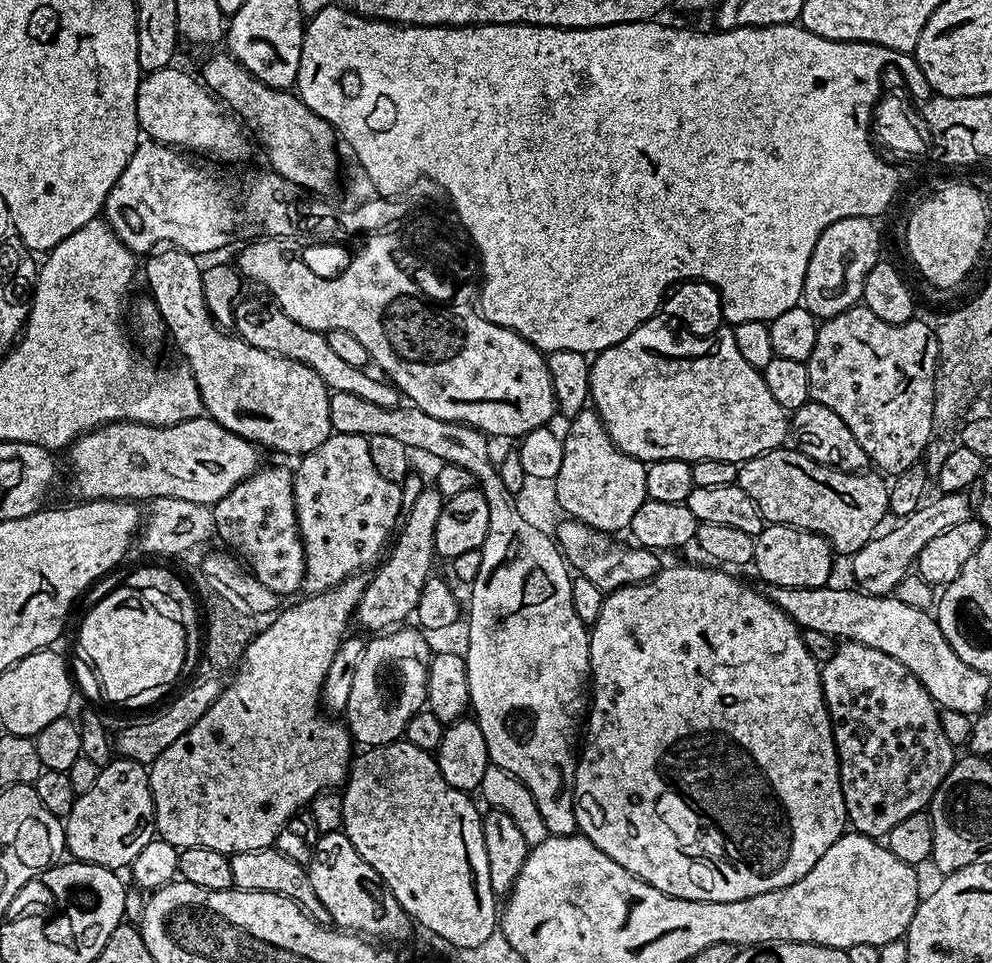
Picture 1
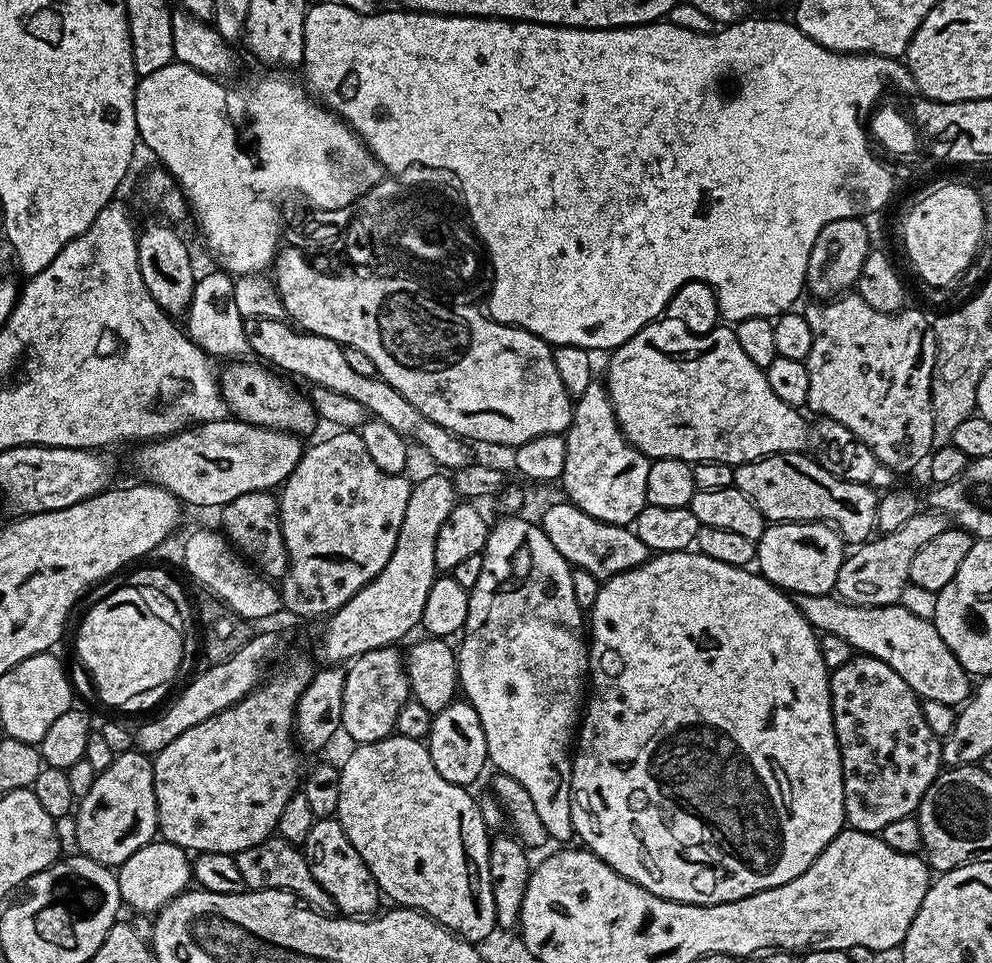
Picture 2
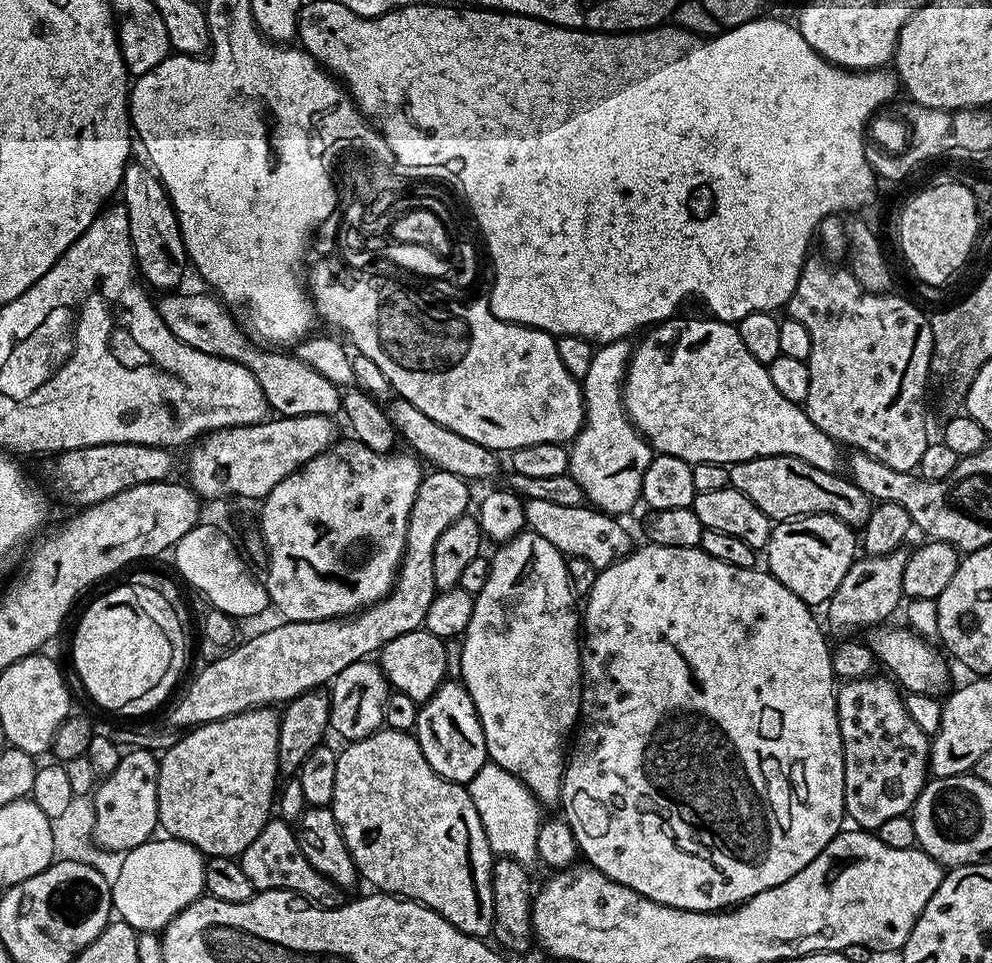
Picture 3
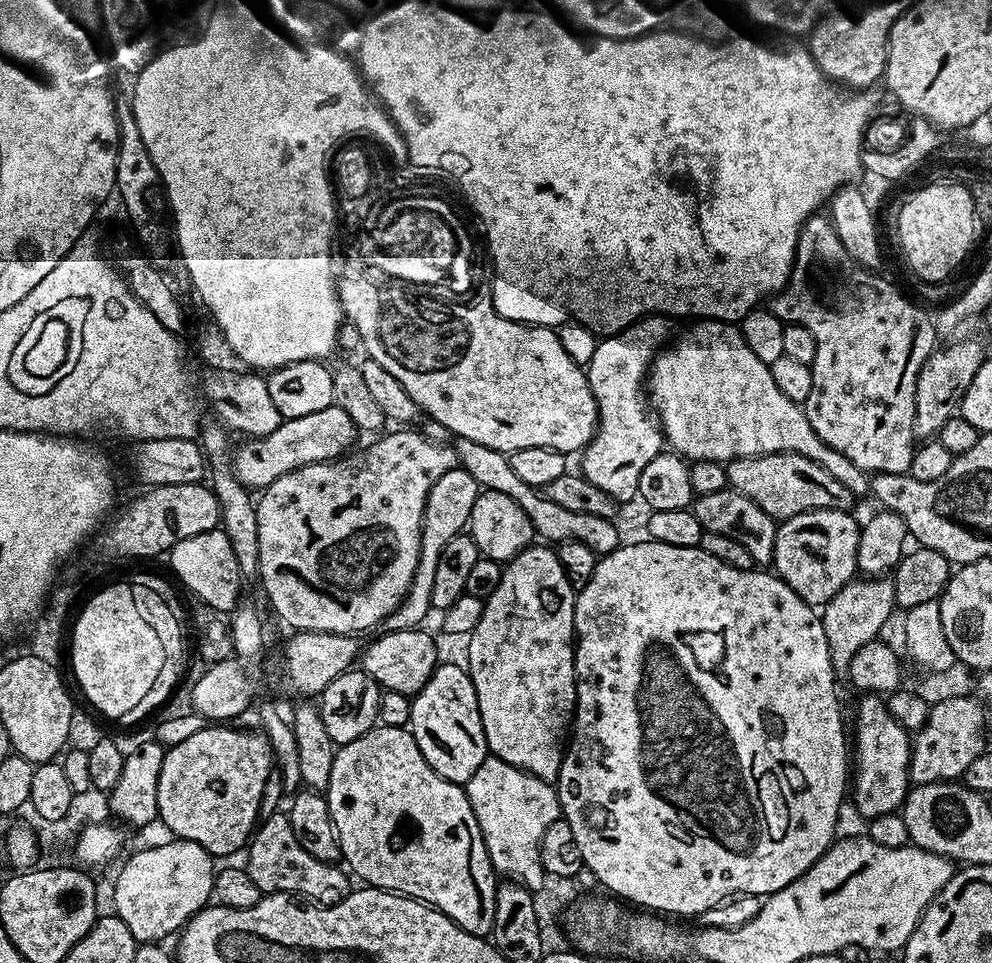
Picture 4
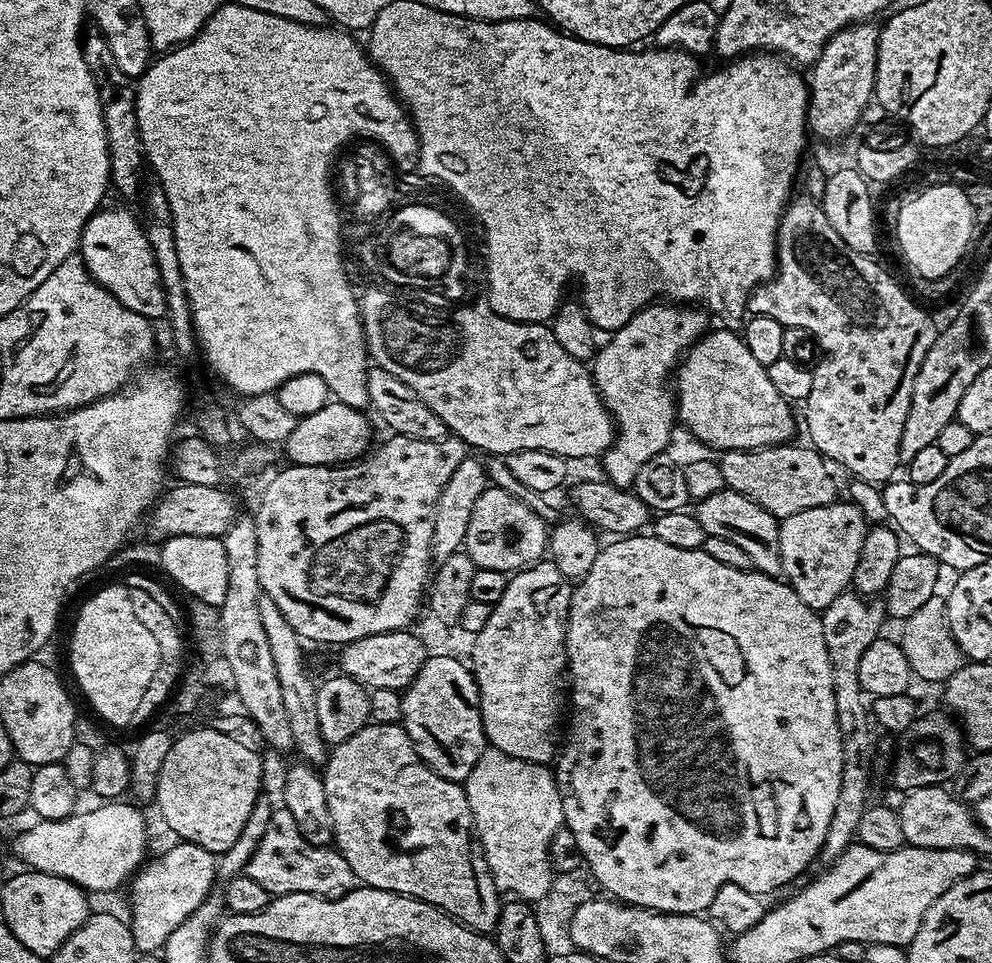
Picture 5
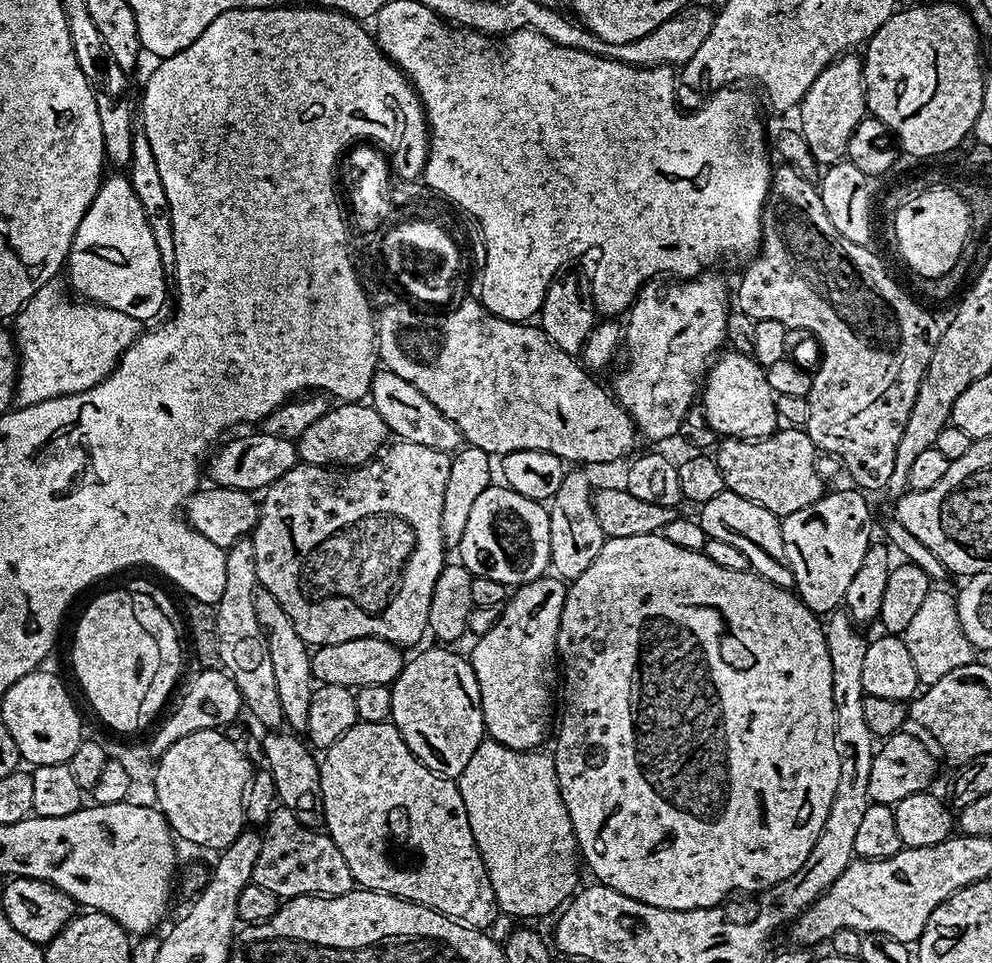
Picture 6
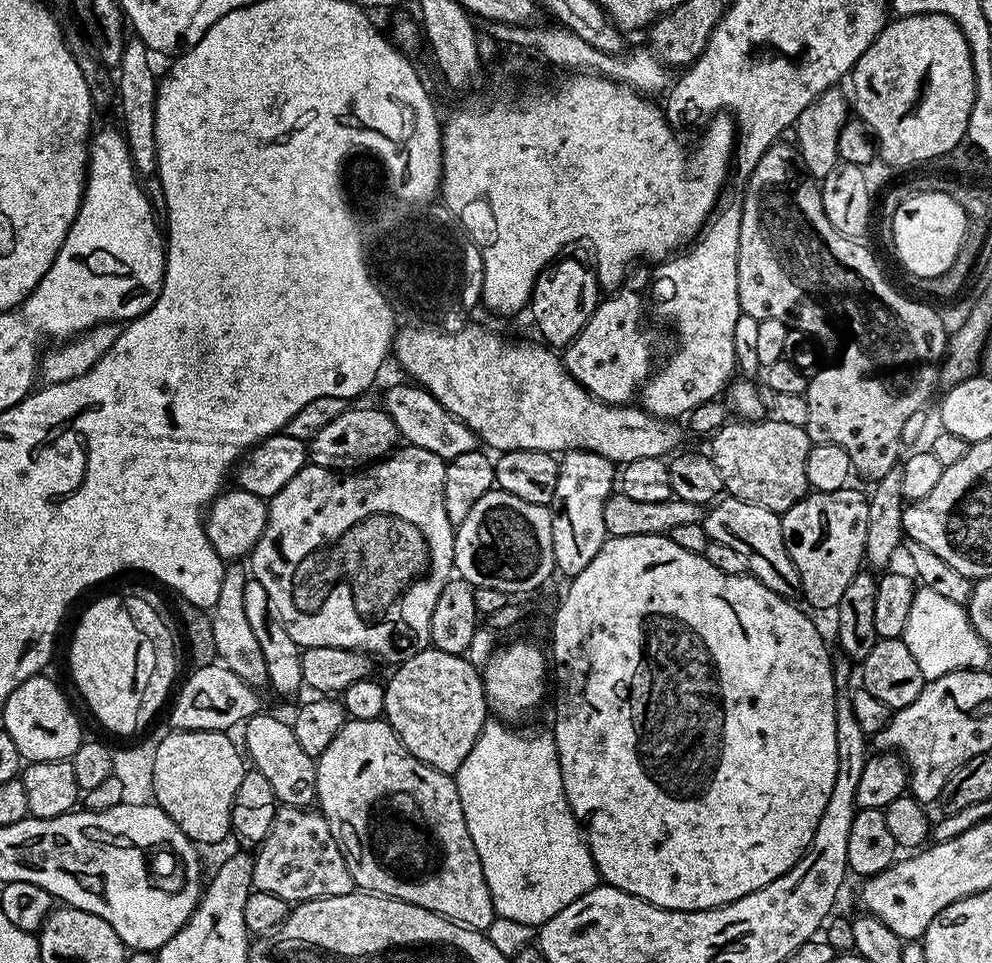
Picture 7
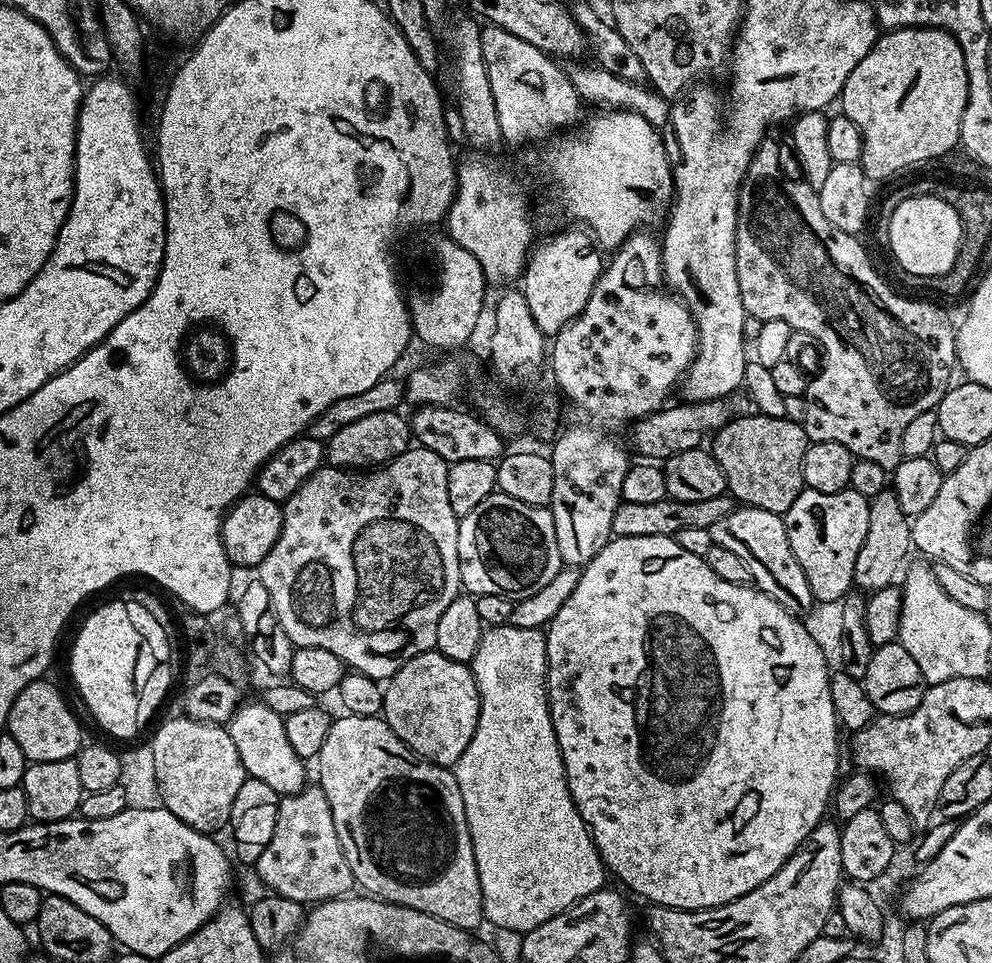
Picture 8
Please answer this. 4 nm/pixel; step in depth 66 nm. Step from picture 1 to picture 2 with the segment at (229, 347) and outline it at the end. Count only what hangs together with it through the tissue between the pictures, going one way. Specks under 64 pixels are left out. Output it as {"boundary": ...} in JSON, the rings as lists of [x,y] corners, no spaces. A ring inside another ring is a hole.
{"boundary":[[[168,222],[164,224],[148,224],[139,229],[136,245],[138,246],[138,270],[142,274],[142,282],[158,302],[162,311],[173,318],[185,315],[190,306],[190,298],[194,294],[194,286],[198,279],[198,271],[192,265],[192,256],[184,245],[184,240],[175,232],[173,225]],[[240,358],[228,362],[222,372],[222,392],[227,411],[235,419],[263,428],[277,428],[280,432],[305,434],[318,424],[318,417],[307,395],[295,392],[283,375],[277,374],[263,363],[251,364],[251,359]]]}

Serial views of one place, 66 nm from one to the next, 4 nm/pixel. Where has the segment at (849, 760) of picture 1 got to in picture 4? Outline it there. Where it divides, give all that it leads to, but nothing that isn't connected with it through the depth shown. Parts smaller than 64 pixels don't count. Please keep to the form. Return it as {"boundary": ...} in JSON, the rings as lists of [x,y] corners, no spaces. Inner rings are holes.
{"boundary":[[[864,694],[856,708],[856,744],[854,740],[854,779],[850,784],[850,800],[856,803],[864,818],[873,820],[897,811],[910,791],[912,741],[910,732],[895,720],[885,697]]]}

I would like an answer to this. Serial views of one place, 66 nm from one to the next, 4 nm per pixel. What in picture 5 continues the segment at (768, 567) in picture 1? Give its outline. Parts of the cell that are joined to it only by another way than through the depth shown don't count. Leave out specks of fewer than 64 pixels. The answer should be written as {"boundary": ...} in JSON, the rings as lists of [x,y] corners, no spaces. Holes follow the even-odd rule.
{"boundary":[[[837,502],[818,506],[814,510],[802,510],[780,520],[780,557],[784,576],[792,589],[806,602],[806,606],[822,610],[834,602],[851,585],[854,566],[858,566],[858,554],[862,550],[866,521],[858,506],[851,502]]]}

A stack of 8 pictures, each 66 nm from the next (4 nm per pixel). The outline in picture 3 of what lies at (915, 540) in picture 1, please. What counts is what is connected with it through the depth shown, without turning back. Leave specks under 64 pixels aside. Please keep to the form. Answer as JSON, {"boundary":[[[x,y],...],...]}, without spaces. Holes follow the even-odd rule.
{"boundary":[[[897,550],[881,556],[861,555],[853,560],[850,570],[846,570],[846,578],[842,578],[842,586],[834,590],[831,600],[826,605],[828,620],[844,634],[852,634],[855,628],[875,629],[883,625],[887,616],[892,616],[905,599],[902,590],[902,570],[906,570],[908,552]]]}

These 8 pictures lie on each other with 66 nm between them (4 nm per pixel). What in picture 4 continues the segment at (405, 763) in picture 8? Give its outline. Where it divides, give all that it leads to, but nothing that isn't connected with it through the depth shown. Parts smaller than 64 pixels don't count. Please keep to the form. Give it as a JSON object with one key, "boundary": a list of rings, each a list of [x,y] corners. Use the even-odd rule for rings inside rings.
{"boundary":[[[377,726],[371,728],[366,734],[362,734],[362,738],[354,738],[354,742],[339,745],[334,758],[334,767],[330,770],[330,782],[326,789],[326,795],[330,818],[334,822],[336,837],[340,843],[340,855],[347,871],[355,879],[357,876],[365,885],[382,888],[386,892],[394,892],[401,896],[411,896],[413,900],[421,900],[422,903],[429,904],[431,908],[437,908],[439,912],[449,916],[459,928],[475,936],[487,937],[491,933],[494,926],[494,898],[496,897],[498,876],[488,857],[482,830],[478,826],[478,818],[474,818],[474,810],[468,801],[467,791],[461,785],[442,778],[433,770],[430,762],[426,762],[426,758],[422,758],[422,750],[418,750],[418,742],[414,742],[411,731],[407,727]]]}

